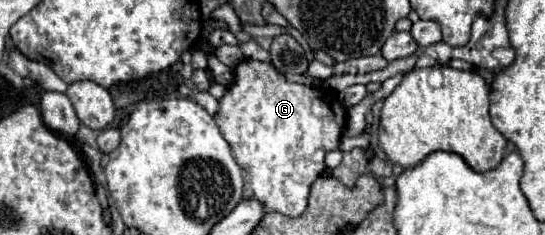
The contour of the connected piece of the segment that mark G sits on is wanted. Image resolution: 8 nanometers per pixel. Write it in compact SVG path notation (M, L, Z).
M249 58L235 68L233 84L219 98L215 122L229 142L237 164L243 168L243 198L259 200L267 212L277 210L285 216L301 216L307 208L311 184L325 172L325 154L339 146L345 128L345 106L335 96L331 100L311 86L289 82L273 64Z

